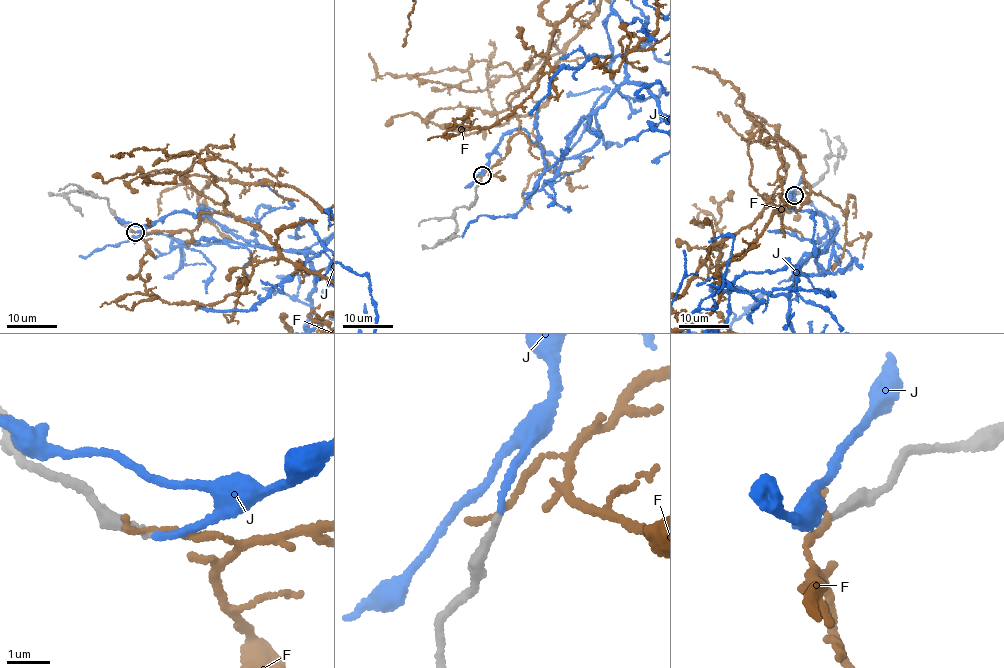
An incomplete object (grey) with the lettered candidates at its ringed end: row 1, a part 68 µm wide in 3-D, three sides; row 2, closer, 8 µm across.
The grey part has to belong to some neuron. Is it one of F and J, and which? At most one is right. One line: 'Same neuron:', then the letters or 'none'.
Same neuron: J

